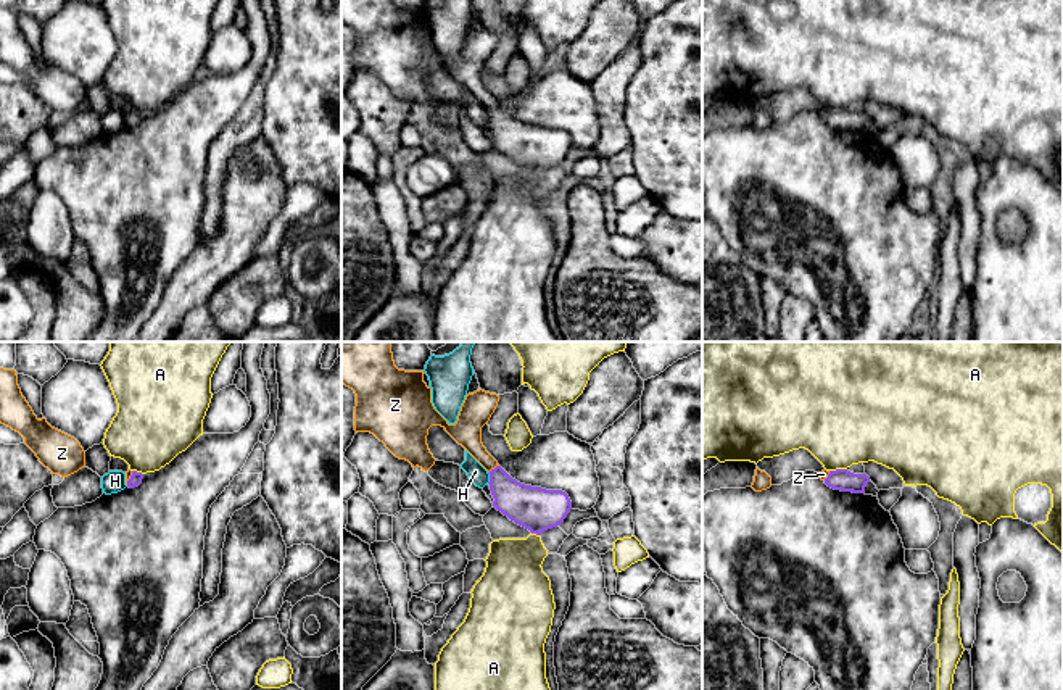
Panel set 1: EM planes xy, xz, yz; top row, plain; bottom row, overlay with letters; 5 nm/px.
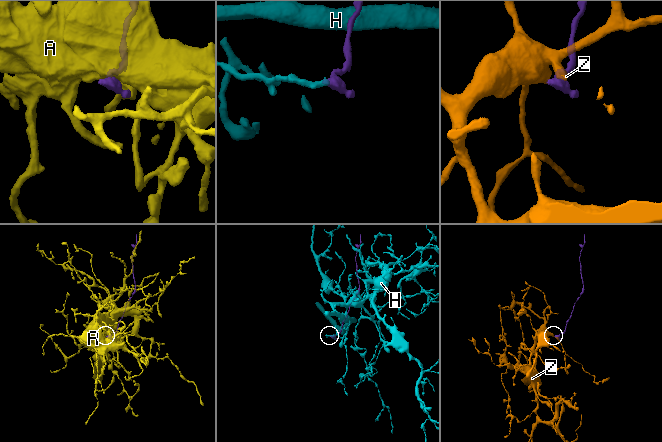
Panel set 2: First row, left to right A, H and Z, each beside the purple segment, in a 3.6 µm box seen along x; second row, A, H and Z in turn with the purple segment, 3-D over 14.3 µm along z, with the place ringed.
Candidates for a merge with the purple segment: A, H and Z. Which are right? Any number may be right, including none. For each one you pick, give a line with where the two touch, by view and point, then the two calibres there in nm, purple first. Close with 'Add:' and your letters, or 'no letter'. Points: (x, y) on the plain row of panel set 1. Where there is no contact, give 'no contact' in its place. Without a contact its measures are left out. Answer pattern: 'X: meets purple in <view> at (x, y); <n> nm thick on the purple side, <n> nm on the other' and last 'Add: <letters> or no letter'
Z: meets purple in xz at (495, 107); 200 nm thick on the purple side, 140 nm on the other
Add: Z

